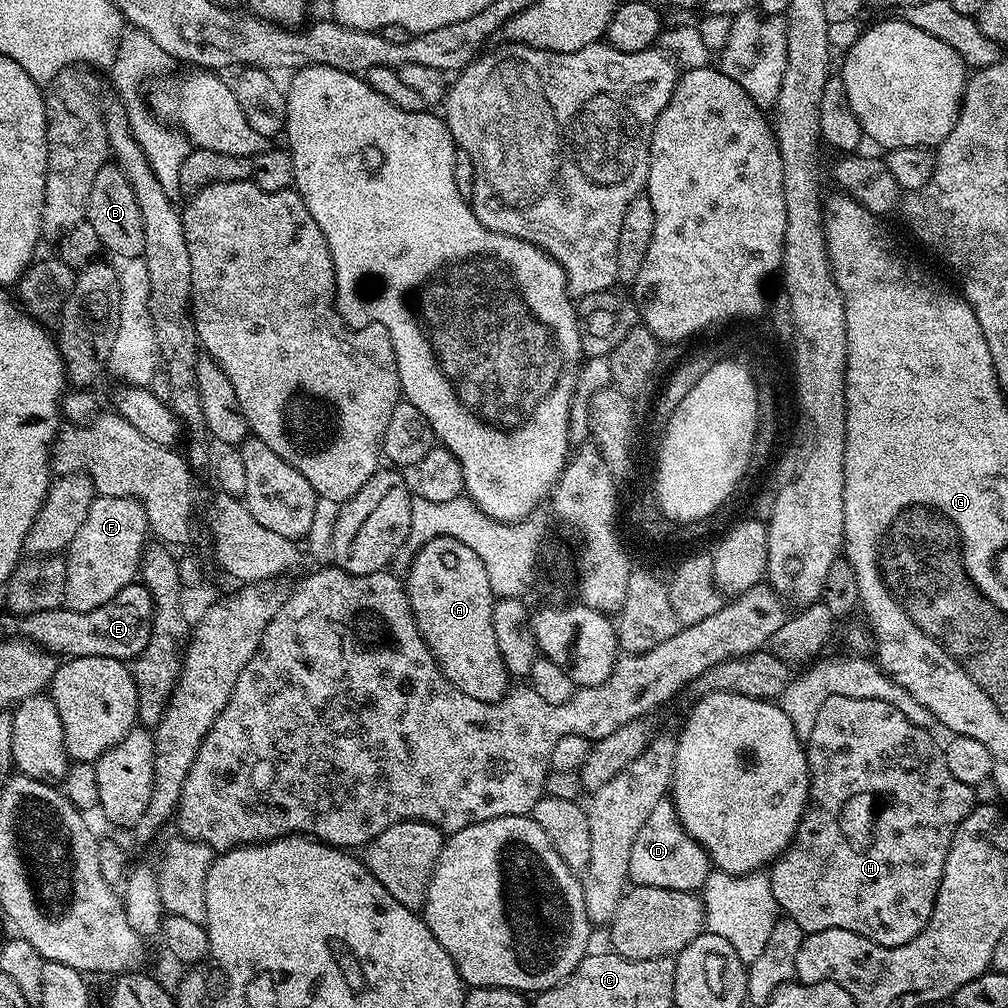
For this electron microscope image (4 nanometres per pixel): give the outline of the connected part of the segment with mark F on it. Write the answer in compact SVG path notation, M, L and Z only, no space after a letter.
M97 496L86 514L86 522L82 522L66 549L64 604L79 612L94 610L133 583L146 547L144 535L147 537L149 532L146 510L138 500L131 496Z

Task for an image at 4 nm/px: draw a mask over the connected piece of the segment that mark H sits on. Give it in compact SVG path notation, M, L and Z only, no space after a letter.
M826 698L822 702L822 710L818 710L818 718L814 721L814 730L806 742L808 753L808 807L796 836L788 849L771 865L770 877L773 894L779 911L787 919L798 922L798 926L806 934L818 930L854 930L854 934L862 934L862 938L870 938L887 948L902 946L910 942L926 926L930 914L934 910L934 902L938 894L938 886L942 882L942 874L946 866L948 851L952 845L958 826L967 818L977 805L973 788L966 782L958 782L950 769L946 767L943 747L932 737L933 733L926 728L914 726L902 710L890 706L890 702L878 702L874 698Z

